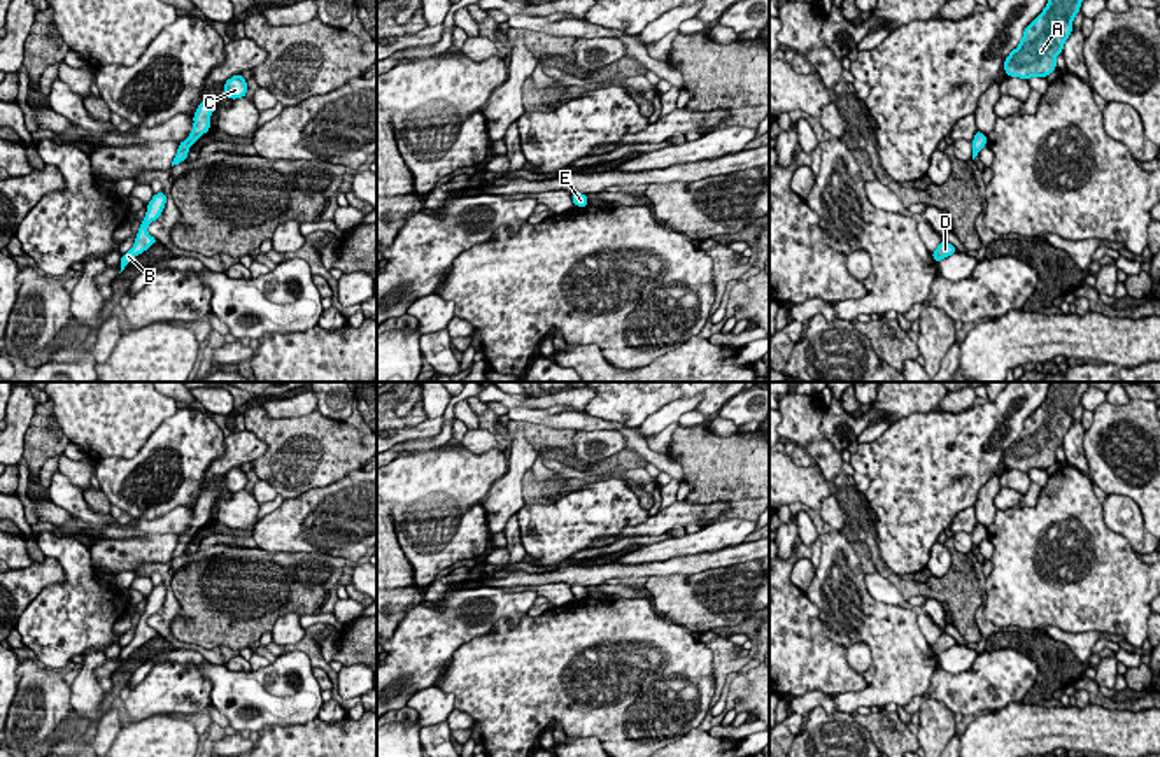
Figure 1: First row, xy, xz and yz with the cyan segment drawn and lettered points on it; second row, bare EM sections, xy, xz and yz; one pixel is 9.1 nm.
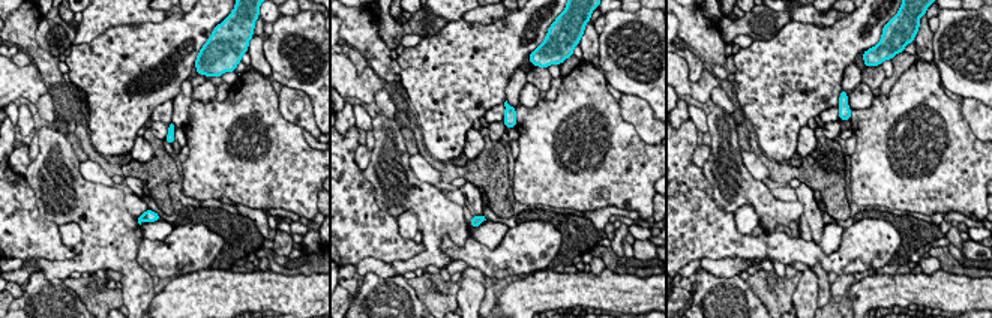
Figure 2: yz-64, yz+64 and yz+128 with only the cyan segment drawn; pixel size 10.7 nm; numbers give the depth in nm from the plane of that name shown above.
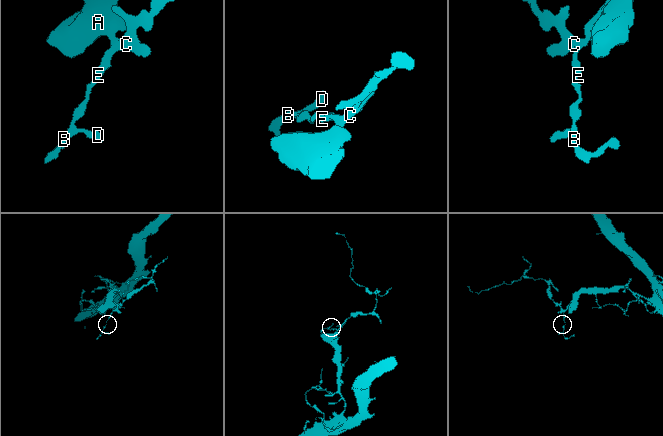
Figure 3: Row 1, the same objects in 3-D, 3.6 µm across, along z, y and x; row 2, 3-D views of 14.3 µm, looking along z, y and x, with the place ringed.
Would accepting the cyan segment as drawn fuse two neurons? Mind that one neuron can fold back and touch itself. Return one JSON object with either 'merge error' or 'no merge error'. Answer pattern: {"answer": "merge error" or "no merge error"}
{"answer": "no merge error"}

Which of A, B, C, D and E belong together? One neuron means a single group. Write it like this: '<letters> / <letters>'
A B C D E

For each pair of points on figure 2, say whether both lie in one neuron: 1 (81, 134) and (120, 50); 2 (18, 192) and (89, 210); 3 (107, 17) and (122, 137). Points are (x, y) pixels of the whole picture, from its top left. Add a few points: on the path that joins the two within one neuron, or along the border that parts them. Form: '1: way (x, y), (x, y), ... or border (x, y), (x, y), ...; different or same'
1: border (84, 126), (90, 144), (105, 156); different
2: border (23, 176), (33, 192), (38, 212), (56, 224); different
3: border (143, 23), (111, 26), (89, 42), (77, 44); different

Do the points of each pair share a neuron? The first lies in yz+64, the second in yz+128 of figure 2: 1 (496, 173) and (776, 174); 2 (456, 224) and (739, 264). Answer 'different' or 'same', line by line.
1: same
2: different

